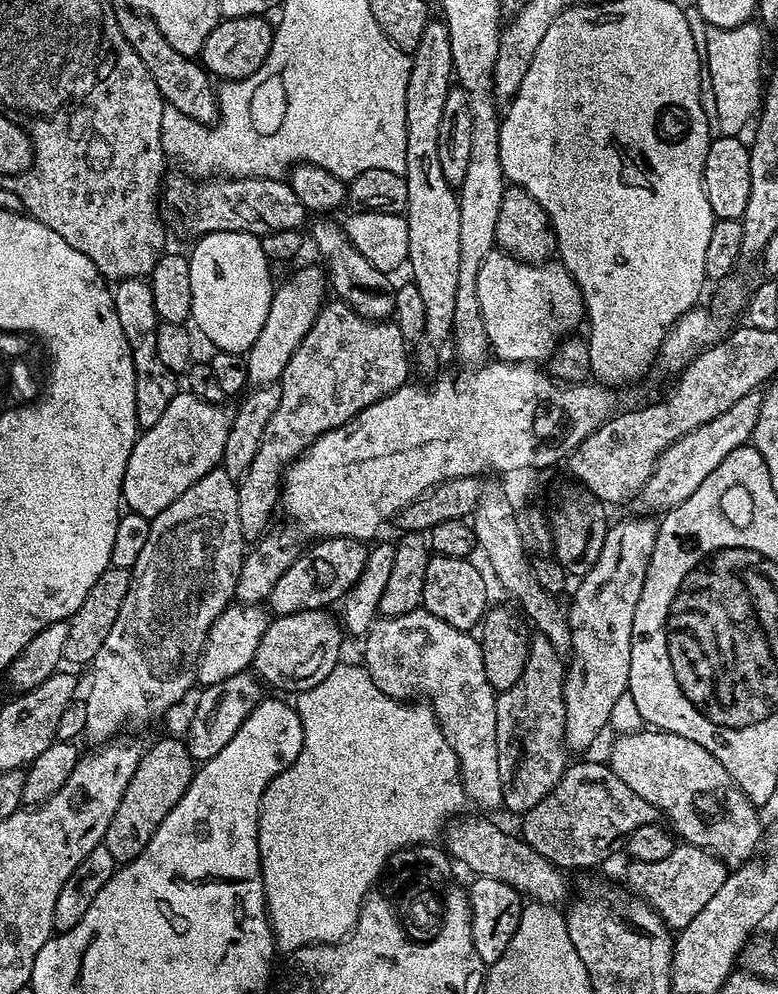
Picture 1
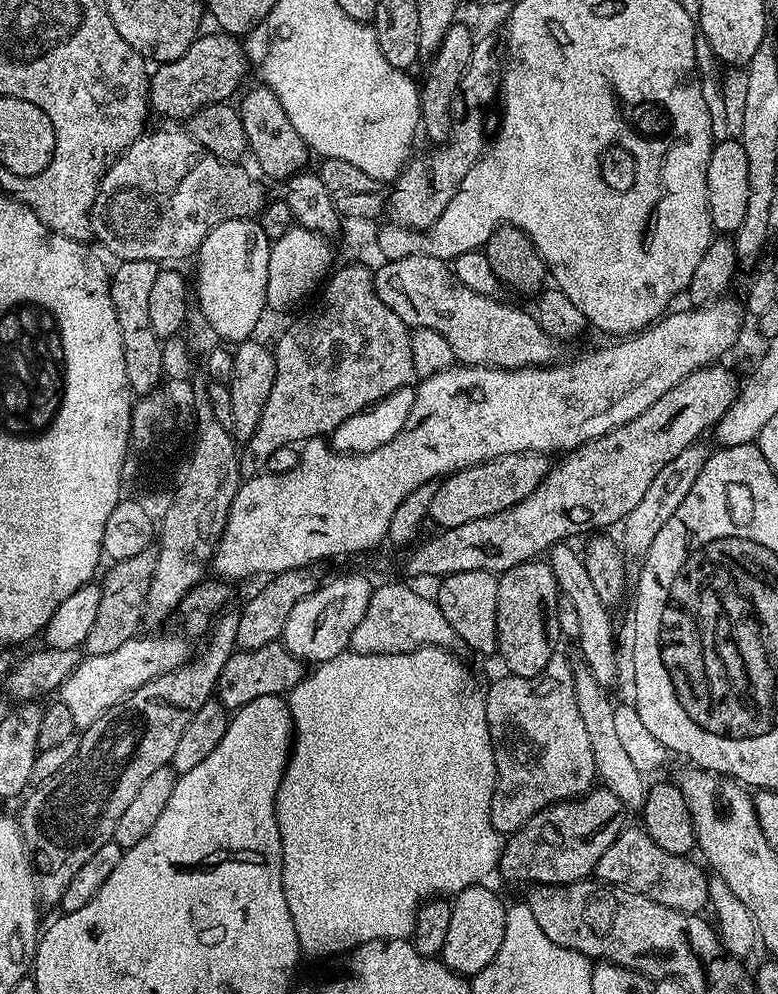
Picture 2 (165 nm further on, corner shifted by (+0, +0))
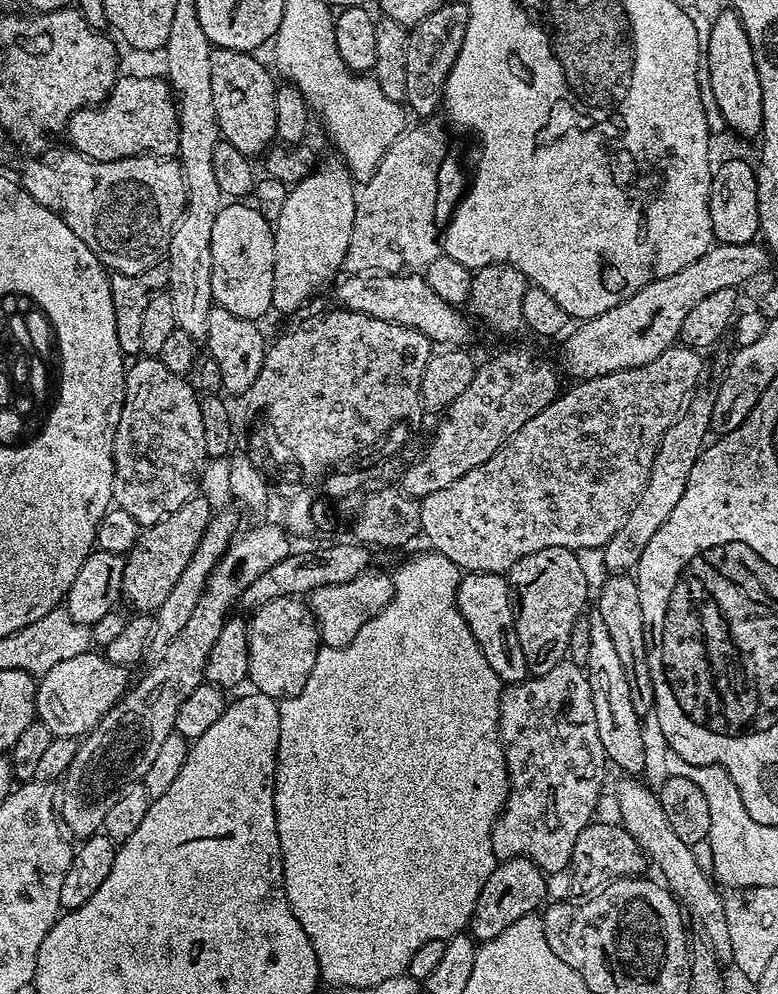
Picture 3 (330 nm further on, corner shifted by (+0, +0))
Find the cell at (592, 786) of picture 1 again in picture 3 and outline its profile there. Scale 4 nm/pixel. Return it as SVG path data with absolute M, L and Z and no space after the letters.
M525 856L499 861L490 878L486 878L486 886L482 886L482 894L478 894L478 902L474 906L470 925L471 935L480 942L498 938L498 934L502 934L506 926L518 922L518 918L533 915L545 903L544 895L547 894L548 888L544 885L544 880L546 880L545 873Z

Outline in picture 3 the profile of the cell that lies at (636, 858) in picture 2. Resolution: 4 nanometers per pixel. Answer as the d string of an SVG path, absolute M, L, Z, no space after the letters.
M619 822L613 824L588 824L578 834L578 842L574 842L572 861L569 862L567 871L572 872L573 897L584 898L595 893L606 884L612 884L615 880L624 880L627 876L643 877L644 867L649 867L650 861L644 851L638 846L638 842L629 834L624 825Z

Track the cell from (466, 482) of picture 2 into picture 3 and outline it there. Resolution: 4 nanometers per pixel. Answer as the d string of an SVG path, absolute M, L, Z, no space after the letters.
M673 346L662 354L658 354L658 358L654 358L654 362L650 362L646 366L611 372L593 380L573 383L571 385L573 388L569 392L568 389L561 391L556 400L550 402L550 406L546 406L546 410L542 410L542 414L534 414L534 418L530 418L530 422L526 422L526 426L522 426L522 430L514 433L500 447L498 454L494 454L494 458L486 458L486 462L482 462L482 466L474 466L474 470L462 474L462 478L458 478L458 482L450 482L450 486L445 486L444 489L438 490L435 494L430 494L426 499L420 501L420 513L422 514L420 530L423 539L428 539L432 543L429 545L435 551L450 558L450 562L457 564L465 573L498 572L507 574L514 566L514 562L526 558L526 554L538 554L538 550L550 550L551 548L603 549L604 544L610 542L610 538L614 538L614 534L618 534L622 522L626 522L634 502L642 494L642 490L650 478L650 470L654 466L654 458L658 454L662 434L666 434L668 427L680 417L684 405L688 403L692 393L697 391L699 384L696 383L699 382L700 375L704 372L704 360L700 356L703 355L697 349Z

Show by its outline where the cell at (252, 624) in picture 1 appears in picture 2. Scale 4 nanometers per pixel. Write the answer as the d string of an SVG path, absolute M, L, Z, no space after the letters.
M137 635L130 642L122 642L122 646L118 646L118 650L110 650L110 654L85 655L76 669L64 679L63 686L58 689L58 699L66 706L66 710L70 710L70 718L74 718L77 729L83 730L90 727L98 717L106 714L106 710L113 708L119 700L125 700L131 692L146 686L146 682L167 672L178 670L194 655L194 648L187 644L189 641L183 635L180 635L181 637L144 635Z

